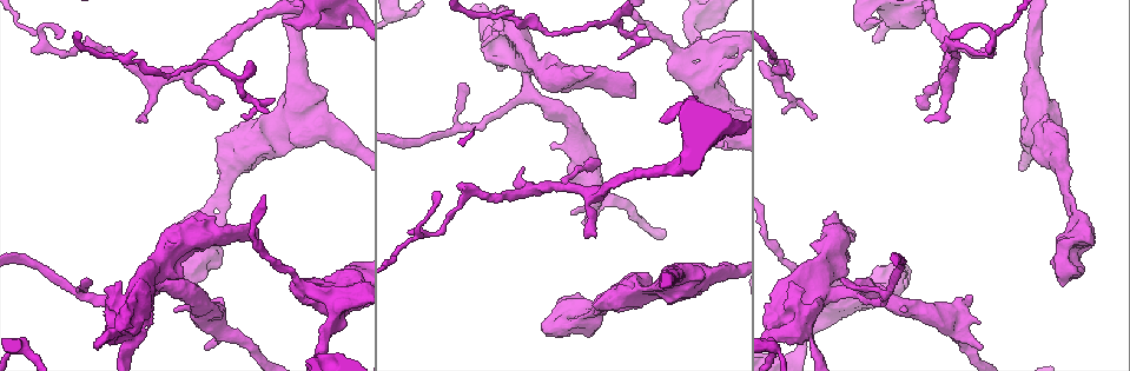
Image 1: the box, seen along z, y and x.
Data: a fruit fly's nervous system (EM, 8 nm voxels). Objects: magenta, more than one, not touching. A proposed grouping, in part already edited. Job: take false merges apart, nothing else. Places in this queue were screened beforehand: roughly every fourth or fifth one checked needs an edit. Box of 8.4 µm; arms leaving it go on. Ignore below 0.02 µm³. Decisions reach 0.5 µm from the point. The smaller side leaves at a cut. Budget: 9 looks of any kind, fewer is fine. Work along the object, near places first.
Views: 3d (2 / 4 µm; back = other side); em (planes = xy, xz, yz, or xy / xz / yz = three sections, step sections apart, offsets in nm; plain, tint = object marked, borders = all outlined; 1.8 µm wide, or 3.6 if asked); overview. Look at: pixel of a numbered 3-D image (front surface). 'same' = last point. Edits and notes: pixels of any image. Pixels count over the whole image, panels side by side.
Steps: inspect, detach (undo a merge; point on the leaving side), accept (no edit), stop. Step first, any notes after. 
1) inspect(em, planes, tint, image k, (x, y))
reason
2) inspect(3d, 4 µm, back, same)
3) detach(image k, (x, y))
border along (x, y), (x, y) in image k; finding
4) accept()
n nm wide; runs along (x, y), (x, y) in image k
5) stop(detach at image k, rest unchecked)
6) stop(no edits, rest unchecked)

inspect(em, planes, plain, image 1, (1066, 247))
three arms meet

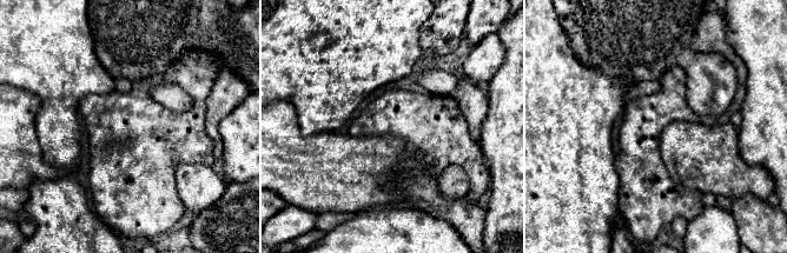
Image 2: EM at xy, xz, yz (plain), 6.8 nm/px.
inspect(em, planes, tint, same)
with the object marked

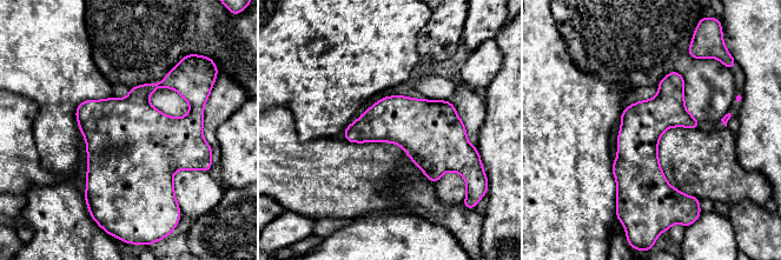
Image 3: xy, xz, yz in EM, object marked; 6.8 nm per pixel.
accept()
runs along (674, 74), (647, 125), (648, 201) in image 3; continuous, no second neuron

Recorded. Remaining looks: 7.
inspect(3d, 2 µm, image 1, (243, 161))
arms run side by side

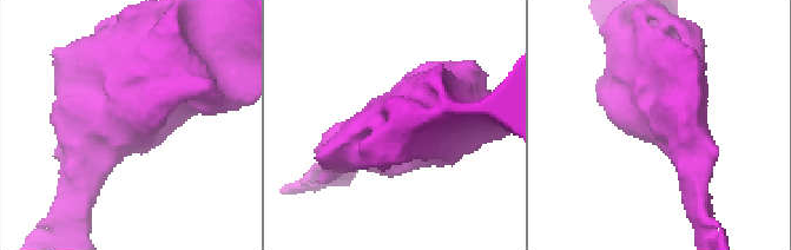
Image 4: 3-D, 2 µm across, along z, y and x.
inspect(em, xy, step 16, tint, image 4, (661, 118))
need the tissue

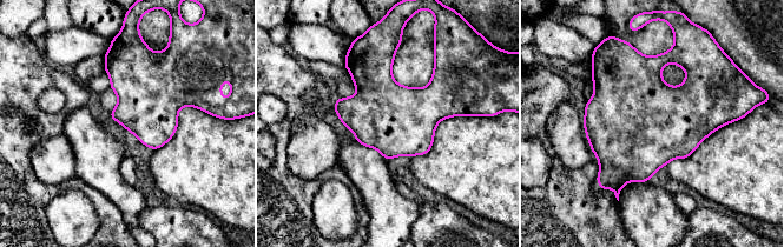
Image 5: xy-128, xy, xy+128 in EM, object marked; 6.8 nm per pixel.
inspect(em, planes, borders, same)

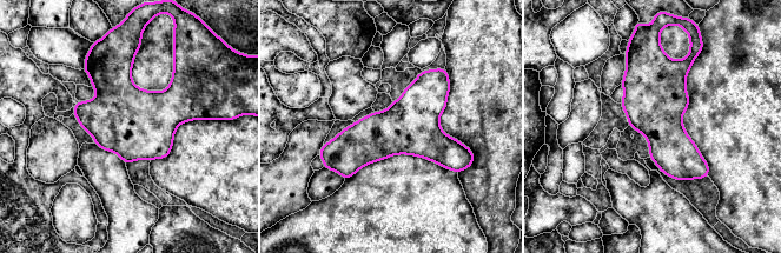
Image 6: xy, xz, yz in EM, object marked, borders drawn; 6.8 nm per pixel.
accept()
380 nm wide; continuous, no second neuron

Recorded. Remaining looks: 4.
inspect(em, planes, tint, image 1, (950, 49))
sharp bend

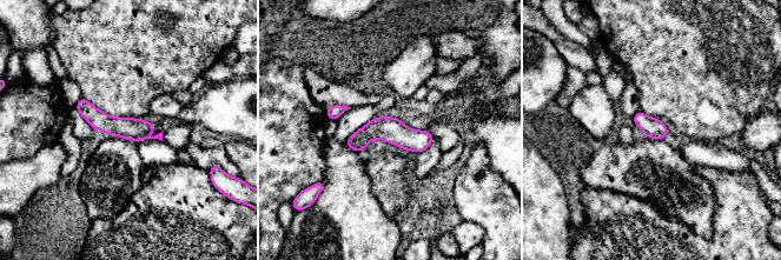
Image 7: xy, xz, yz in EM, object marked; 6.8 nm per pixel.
accept()
runs along (429, 138), (369, 132), (350, 142) in image 7; one neuron here

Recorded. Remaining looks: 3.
inspect(3d, 4 µm, image 1, (195, 226))
sudden change in width

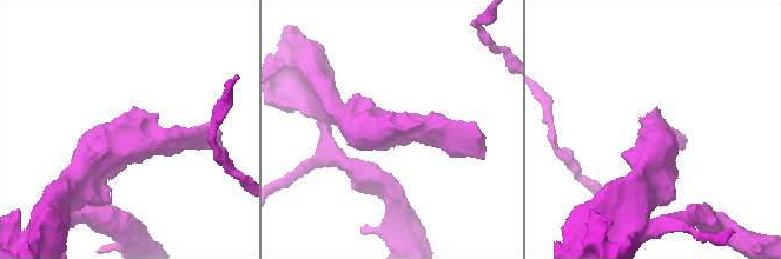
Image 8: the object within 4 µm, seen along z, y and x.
inspect(em, 3.6 µm, planes, tint, image 8, (130, 128))

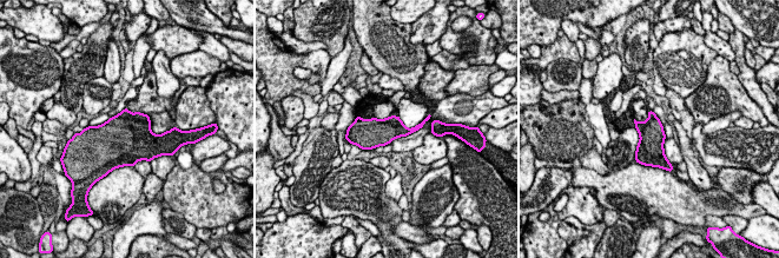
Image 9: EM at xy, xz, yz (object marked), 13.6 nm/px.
accept()
360 nm wide; one neuron here

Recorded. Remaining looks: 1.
stop(no edits, rest unchecked)

